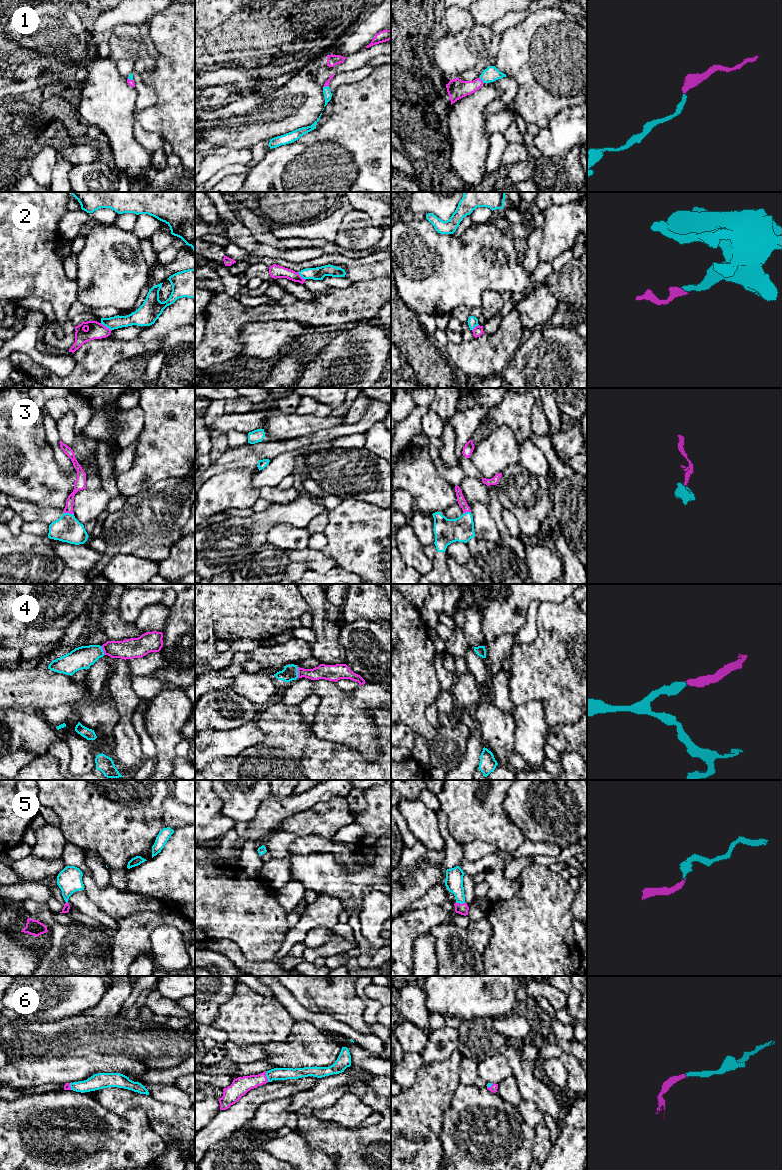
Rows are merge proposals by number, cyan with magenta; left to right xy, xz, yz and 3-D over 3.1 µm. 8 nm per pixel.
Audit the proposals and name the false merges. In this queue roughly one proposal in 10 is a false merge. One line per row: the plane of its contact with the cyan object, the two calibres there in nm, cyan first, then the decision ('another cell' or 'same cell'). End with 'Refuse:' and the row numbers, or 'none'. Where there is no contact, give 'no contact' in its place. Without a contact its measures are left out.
1: meets cyan in yz; 120 nm thick on the cyan side, 160 nm on the other; same cell
2: meets cyan in xy; 110 nm thick on the cyan side, 140 nm on the other; another cell
3: meets cyan in xy; 220 nm thick on the cyan side, 90 nm on the other; same cell
4: meets cyan in xz; 130 nm thick on the cyan side, 130 nm on the other; same cell
5: meets cyan in yz; 140 nm thick on the cyan side, 90 nm on the other; same cell
6: meets cyan in xz; 100 nm thick on the cyan side, 150 nm on the other; same cell
Refuse: 2

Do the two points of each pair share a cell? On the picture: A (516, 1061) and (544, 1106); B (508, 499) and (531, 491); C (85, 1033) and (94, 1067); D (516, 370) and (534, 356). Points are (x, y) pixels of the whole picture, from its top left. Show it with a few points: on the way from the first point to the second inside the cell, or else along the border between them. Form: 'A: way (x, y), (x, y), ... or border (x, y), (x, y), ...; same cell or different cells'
A: way (523, 1072), (526, 1081), (540, 1095); same cell
B: way (514, 494), (525, 493); same cell
C: border (113, 1054), (88, 1053), (81, 1056), (67, 1057); different cells
D: way (520, 367), (530, 360); same cell

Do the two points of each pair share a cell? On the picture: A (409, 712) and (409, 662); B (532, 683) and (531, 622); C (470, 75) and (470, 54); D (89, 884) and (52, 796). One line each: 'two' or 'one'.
A: one
B: two
C: two
D: two

